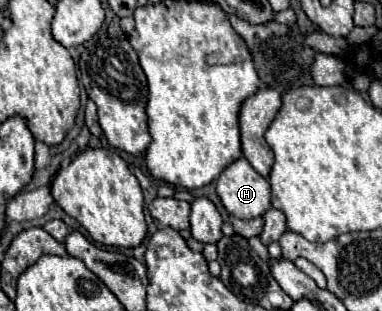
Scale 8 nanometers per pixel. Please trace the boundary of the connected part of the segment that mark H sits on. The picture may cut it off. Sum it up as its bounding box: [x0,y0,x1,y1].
[217,158,271,218]

